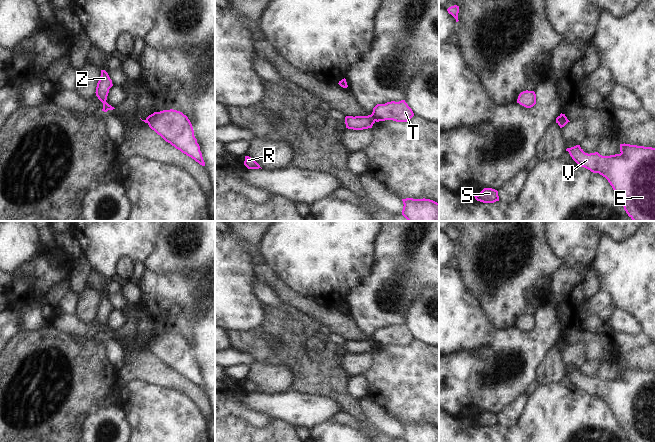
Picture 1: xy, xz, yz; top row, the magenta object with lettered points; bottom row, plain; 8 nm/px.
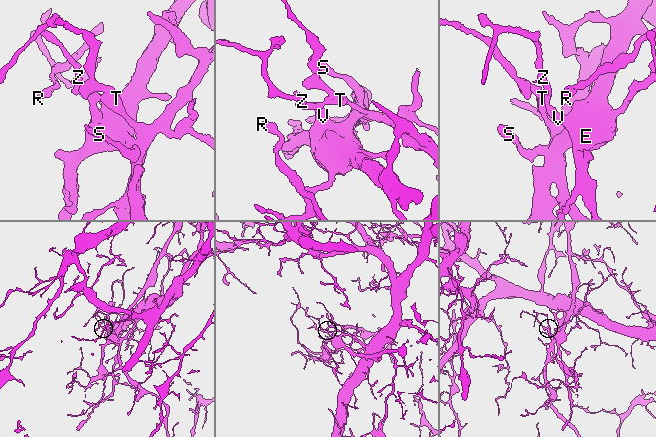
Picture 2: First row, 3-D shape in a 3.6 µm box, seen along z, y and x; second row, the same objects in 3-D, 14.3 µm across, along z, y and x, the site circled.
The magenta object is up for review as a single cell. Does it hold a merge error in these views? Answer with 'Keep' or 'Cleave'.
Cleave

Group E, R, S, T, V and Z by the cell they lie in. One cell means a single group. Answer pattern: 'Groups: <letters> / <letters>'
Groups: E V Z / R S T

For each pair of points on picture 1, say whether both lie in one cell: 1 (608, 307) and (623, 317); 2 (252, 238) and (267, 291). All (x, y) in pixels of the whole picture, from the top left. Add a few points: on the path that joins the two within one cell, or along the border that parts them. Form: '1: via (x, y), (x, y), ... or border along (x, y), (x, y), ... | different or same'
1: border along (616, 308), (607, 319) | different
2: border along (259, 283), (268, 285), (281, 302) | different

